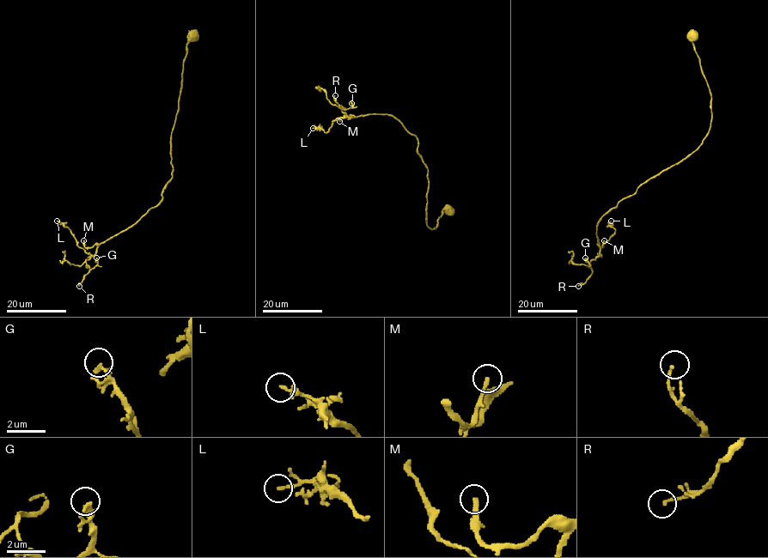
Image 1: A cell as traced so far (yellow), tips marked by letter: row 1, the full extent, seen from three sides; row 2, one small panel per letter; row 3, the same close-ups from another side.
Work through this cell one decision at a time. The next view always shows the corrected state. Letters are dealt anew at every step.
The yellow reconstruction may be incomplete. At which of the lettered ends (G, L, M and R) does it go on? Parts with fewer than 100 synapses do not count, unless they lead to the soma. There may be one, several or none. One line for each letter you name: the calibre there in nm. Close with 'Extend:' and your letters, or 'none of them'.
M: 240 nm
Extend: M

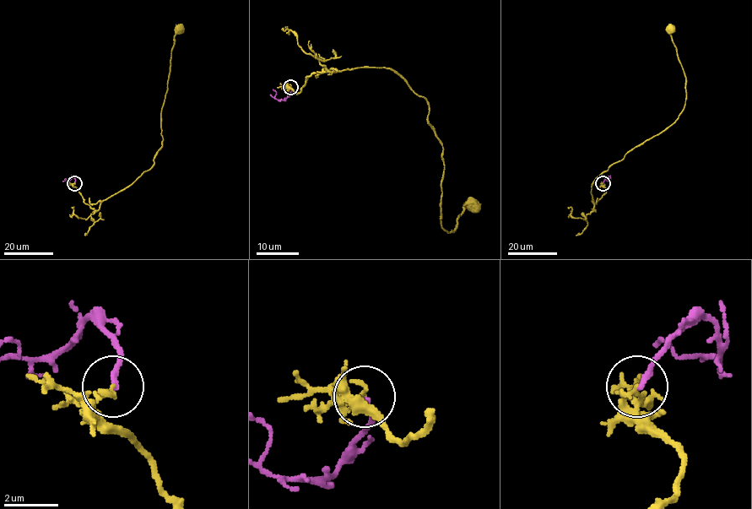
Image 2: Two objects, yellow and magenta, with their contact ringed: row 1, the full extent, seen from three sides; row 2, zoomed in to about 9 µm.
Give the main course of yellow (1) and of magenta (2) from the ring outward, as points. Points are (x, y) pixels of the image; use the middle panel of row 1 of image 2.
1: (290, 87), (298, 94), (316, 73), (392, 68), (428, 101), (442, 146), (442, 228), (454, 230), (473, 203)
2: (290, 87), (286, 99), (276, 99), (273, 89)

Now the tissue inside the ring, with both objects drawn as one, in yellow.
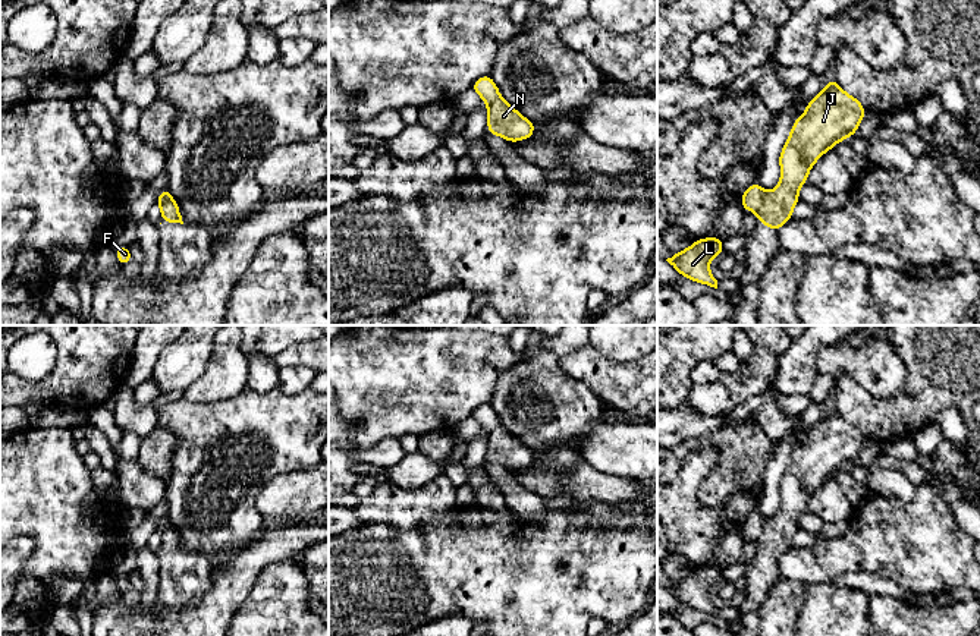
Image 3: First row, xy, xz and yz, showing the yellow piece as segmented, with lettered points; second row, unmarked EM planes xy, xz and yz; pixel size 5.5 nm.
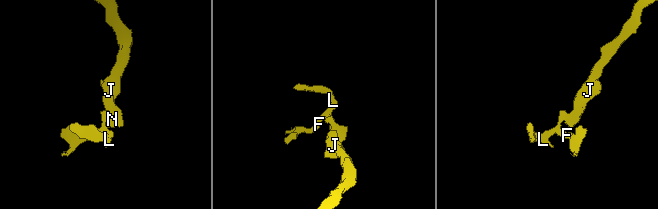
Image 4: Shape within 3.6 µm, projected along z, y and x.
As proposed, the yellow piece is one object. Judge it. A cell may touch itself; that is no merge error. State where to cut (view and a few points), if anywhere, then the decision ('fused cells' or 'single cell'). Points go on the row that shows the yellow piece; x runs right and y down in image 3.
yz (765, 192), (762, 204), (754, 211) | fused cells

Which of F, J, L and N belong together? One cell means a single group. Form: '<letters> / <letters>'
F L / J N

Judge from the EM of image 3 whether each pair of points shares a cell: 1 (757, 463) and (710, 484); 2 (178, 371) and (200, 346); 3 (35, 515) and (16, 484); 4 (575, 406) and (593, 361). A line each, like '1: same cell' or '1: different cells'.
1: same cell
2: same cell
3: same cell
4: different cells

